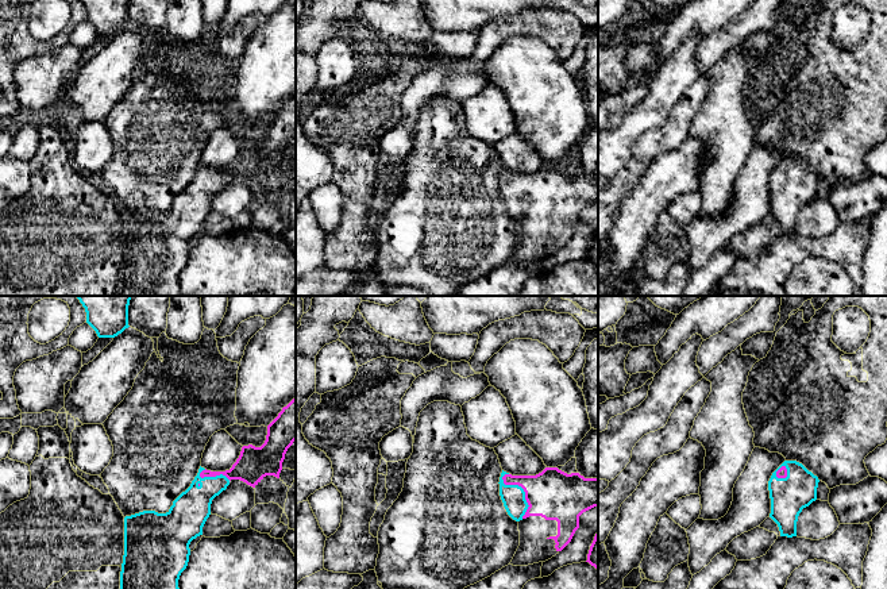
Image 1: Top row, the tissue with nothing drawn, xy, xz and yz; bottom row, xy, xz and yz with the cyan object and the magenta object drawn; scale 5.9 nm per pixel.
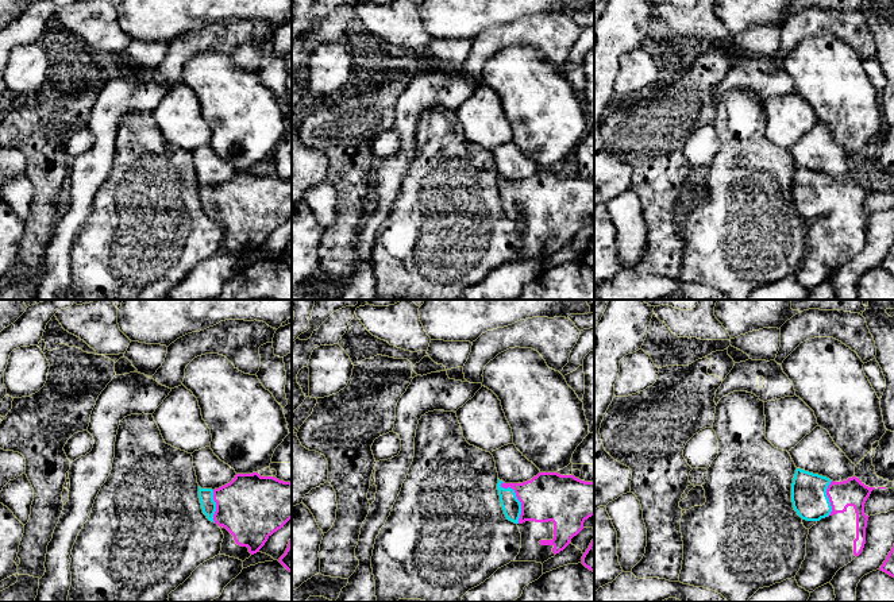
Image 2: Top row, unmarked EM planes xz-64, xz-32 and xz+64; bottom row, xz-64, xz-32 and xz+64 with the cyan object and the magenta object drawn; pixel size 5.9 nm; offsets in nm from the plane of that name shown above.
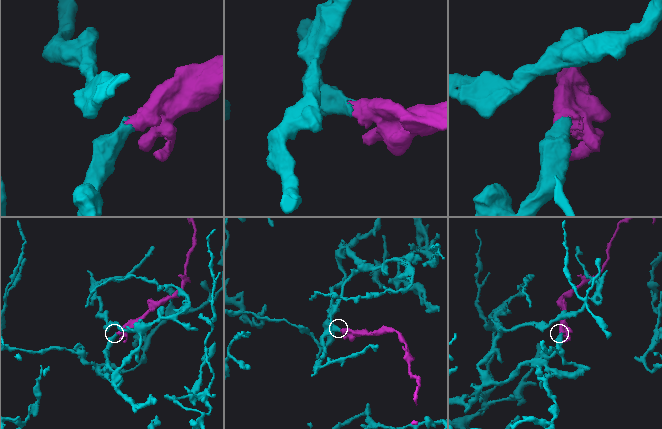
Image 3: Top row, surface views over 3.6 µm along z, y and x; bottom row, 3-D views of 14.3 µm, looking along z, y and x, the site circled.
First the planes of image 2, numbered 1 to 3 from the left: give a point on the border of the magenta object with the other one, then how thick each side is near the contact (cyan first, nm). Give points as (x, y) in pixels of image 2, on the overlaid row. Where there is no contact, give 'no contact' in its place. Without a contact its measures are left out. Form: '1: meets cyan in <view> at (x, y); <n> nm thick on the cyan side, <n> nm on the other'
1: meets cyan in xz-64 at (215, 506); 90 nm thick on the cyan side, 400 nm on the other
2: meets cyan in xz-32 at (517, 500); 110 nm thick on the cyan side, 280 nm on the other
3: meets cyan in xz+64 at (828, 498); 220 nm thick on the cyan side, 160 nm on the other

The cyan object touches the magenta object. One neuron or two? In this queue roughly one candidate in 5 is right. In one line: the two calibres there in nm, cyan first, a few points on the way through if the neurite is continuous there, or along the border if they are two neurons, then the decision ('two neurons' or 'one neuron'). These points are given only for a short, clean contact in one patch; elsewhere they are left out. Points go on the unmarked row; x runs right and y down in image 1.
140 nm thick on the cyan side, 300 nm on the other; runs through xz (513, 193), (523, 187), (528, 192), (554, 192); one neuron

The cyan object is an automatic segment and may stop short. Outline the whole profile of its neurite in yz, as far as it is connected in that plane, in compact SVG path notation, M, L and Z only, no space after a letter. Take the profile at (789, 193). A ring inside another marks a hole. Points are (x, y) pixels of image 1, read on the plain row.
M784 158L771 173L770 215L778 222L780 234L797 234L797 219L803 205L817 197L818 174L797 158Z

